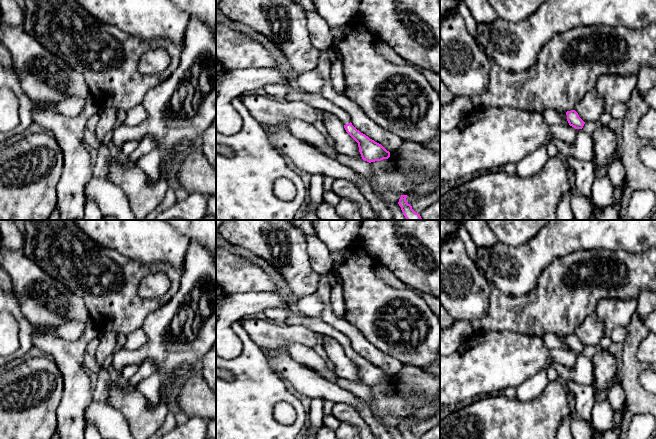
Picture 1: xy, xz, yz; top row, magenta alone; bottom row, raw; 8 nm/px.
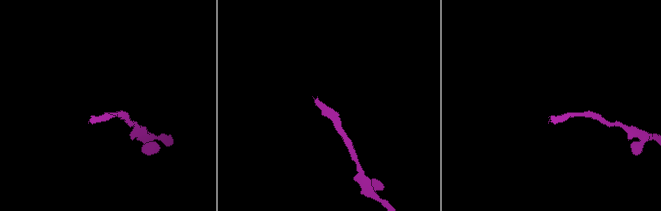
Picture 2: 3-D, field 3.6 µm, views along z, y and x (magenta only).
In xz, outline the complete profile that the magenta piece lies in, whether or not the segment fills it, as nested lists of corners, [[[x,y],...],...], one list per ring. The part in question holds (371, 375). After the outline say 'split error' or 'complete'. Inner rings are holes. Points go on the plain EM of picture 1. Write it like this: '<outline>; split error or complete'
[[[286,307],[284,310],[289,314],[286,324],[303,325],[321,336],[330,336],[336,339],[343,347],[346,356],[358,367],[359,376],[363,384],[371,387],[390,381],[390,376],[381,368],[370,363],[352,349],[350,340],[343,333],[334,329],[322,319],[313,317],[301,318],[291,309],[291,307]]]; split error

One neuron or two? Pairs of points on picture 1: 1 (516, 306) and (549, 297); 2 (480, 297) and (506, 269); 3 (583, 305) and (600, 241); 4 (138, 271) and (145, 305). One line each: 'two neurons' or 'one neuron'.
1: one neuron
2: two neurons
3: two neurons
4: one neuron

